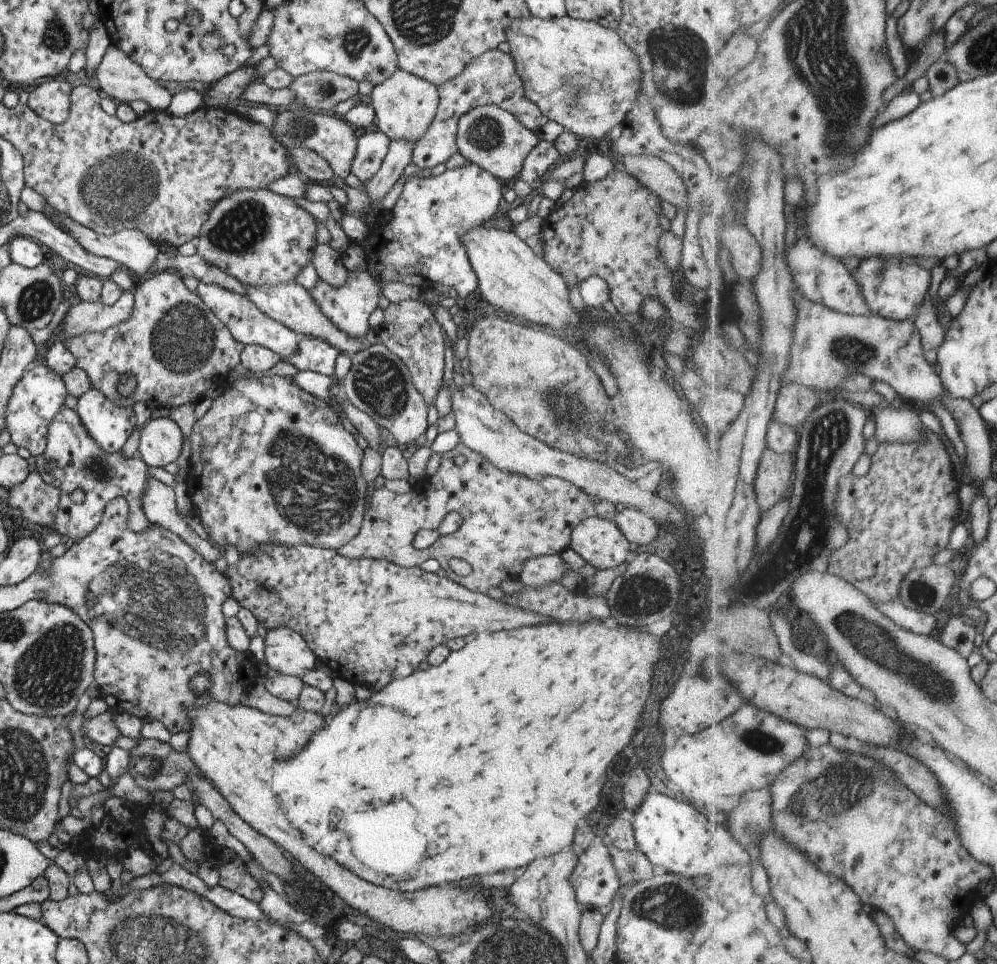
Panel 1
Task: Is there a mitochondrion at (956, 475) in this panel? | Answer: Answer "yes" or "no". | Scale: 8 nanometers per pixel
no

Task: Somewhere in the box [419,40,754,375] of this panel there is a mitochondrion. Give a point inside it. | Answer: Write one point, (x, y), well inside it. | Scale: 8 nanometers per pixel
(485, 132)

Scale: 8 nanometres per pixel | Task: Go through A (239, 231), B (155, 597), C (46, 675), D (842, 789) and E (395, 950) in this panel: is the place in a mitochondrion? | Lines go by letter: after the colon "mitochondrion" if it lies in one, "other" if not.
A: mitochondrion
B: mitochondrion
C: mitochondrion
D: mitochondrion
E: other

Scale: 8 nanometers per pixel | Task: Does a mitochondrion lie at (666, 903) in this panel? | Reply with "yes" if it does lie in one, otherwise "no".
yes

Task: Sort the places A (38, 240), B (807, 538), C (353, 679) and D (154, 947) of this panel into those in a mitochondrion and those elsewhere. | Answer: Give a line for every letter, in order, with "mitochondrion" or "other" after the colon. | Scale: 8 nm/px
A: other
B: mitochondrion
C: other
D: mitochondrion

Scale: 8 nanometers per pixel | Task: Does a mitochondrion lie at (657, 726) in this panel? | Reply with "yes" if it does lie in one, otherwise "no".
no

